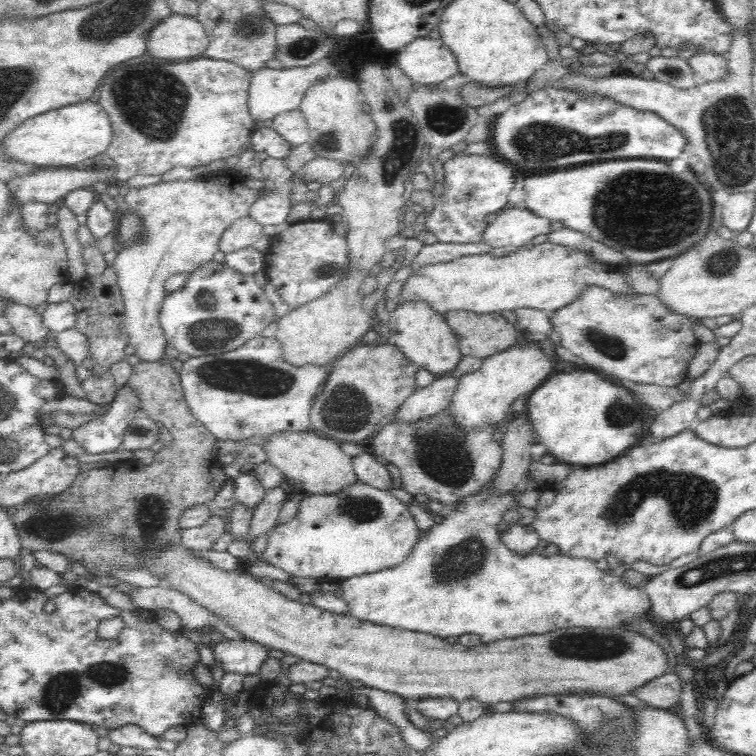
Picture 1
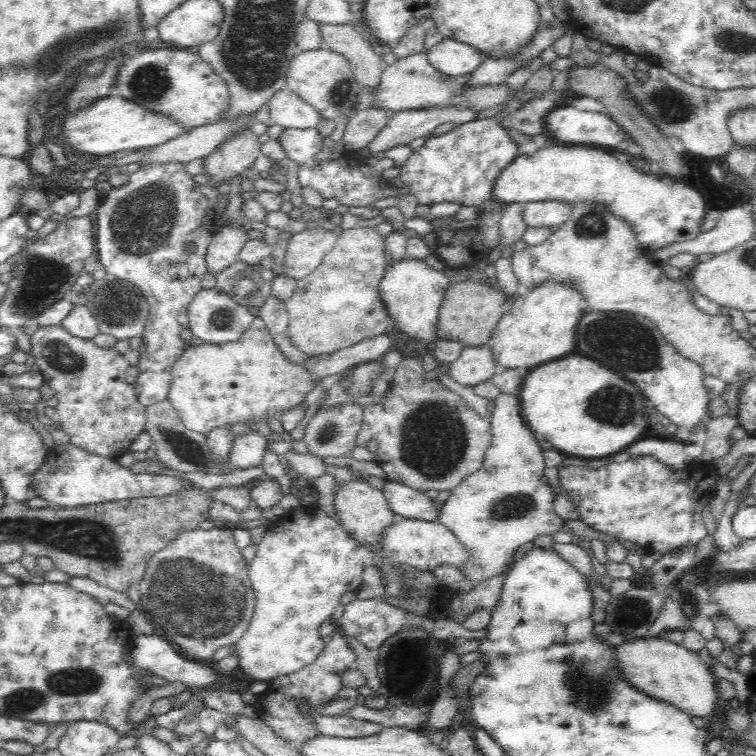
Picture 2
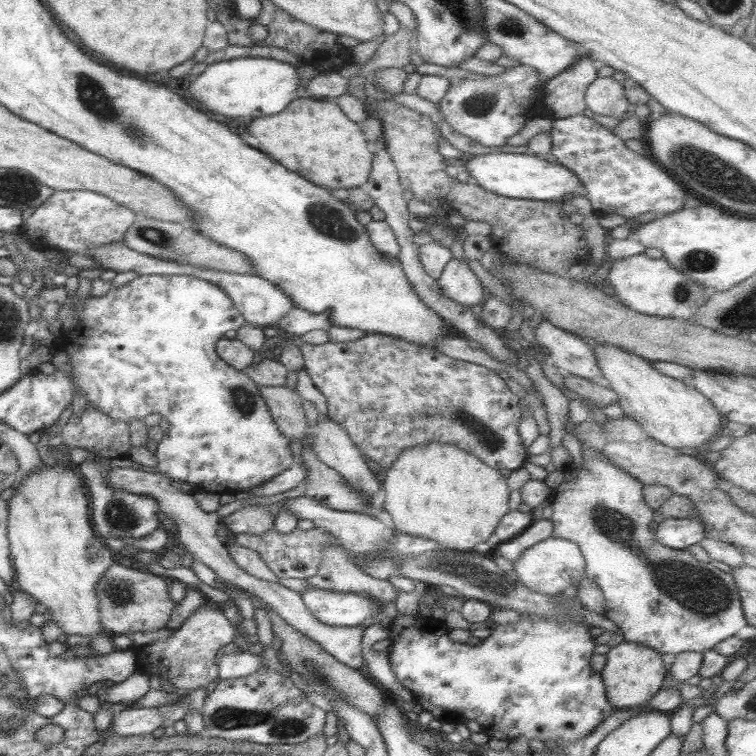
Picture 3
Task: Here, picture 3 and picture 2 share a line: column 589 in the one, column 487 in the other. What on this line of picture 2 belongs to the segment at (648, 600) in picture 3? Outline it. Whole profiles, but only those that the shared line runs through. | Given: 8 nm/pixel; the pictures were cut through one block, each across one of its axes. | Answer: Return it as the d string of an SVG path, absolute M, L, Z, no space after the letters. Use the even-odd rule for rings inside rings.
M500 394L490 410L492 445L486 451L482 468L470 474L456 488L450 491L450 497L438 505L436 520L456 537L456 541L465 549L465 559L457 566L461 578L472 586L478 586L484 580L504 574L514 562L518 549L542 534L554 535L562 527L563 520L552 507L552 488L548 484L544 470L547 467L540 445L525 426L521 416L520 396Z

